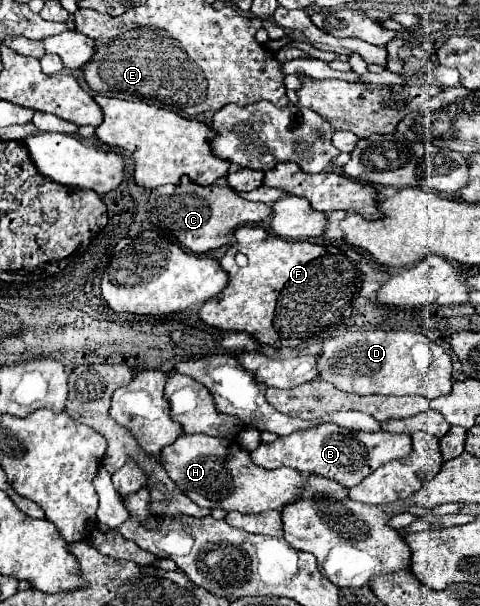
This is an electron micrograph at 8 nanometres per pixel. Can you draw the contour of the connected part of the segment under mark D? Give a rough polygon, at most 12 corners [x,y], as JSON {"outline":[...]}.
{"outline":[[407,330],[325,340],[319,378],[367,394],[449,394],[451,356]]}

